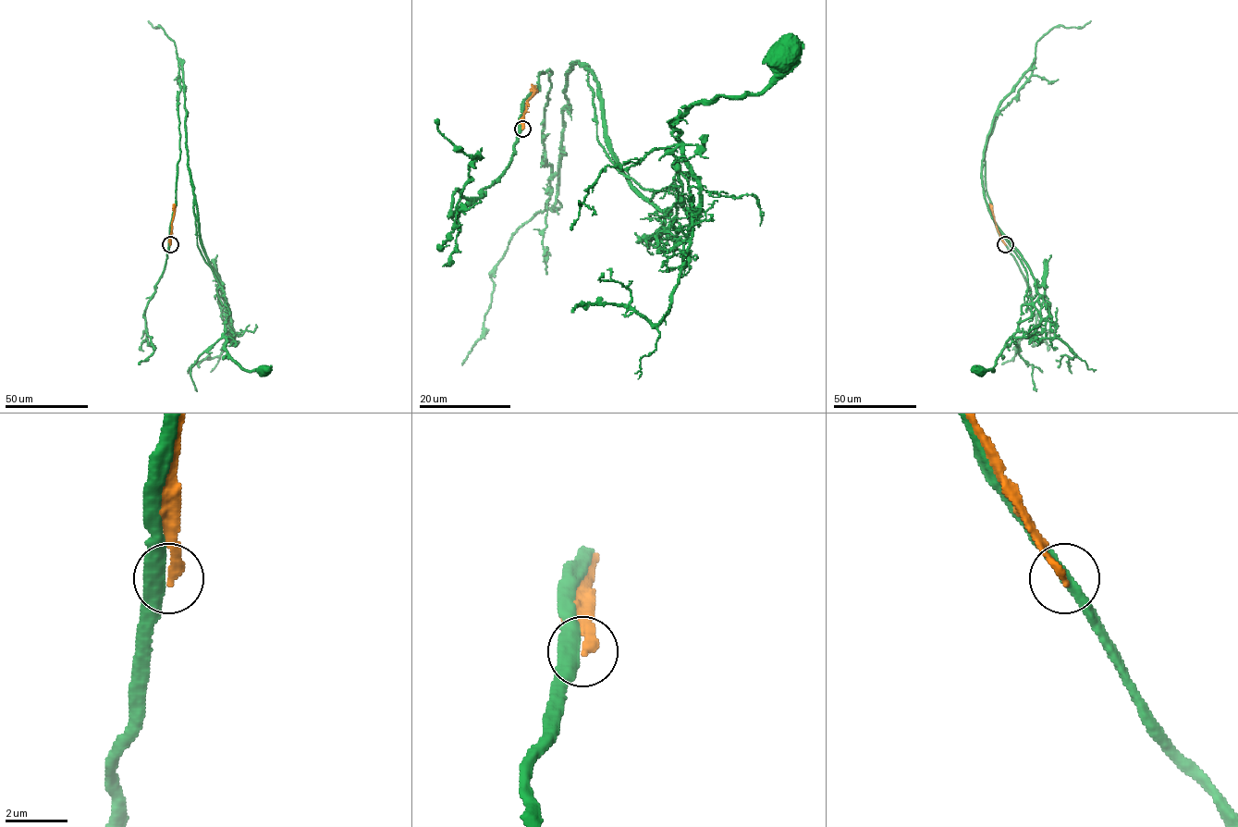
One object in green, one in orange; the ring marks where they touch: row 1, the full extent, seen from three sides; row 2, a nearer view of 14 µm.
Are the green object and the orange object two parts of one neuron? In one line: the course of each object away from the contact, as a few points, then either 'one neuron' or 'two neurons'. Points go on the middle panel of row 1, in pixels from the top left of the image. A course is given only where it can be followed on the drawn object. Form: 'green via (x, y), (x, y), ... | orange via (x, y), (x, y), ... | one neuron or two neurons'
green via (521, 128), (549, 70), (553, 207), (580, 64), (618, 167), (666, 216), (674, 126), (759, 94), (784, 53) | orange via (521, 128), (526, 102), (533, 94), (534, 85) | two neurons

